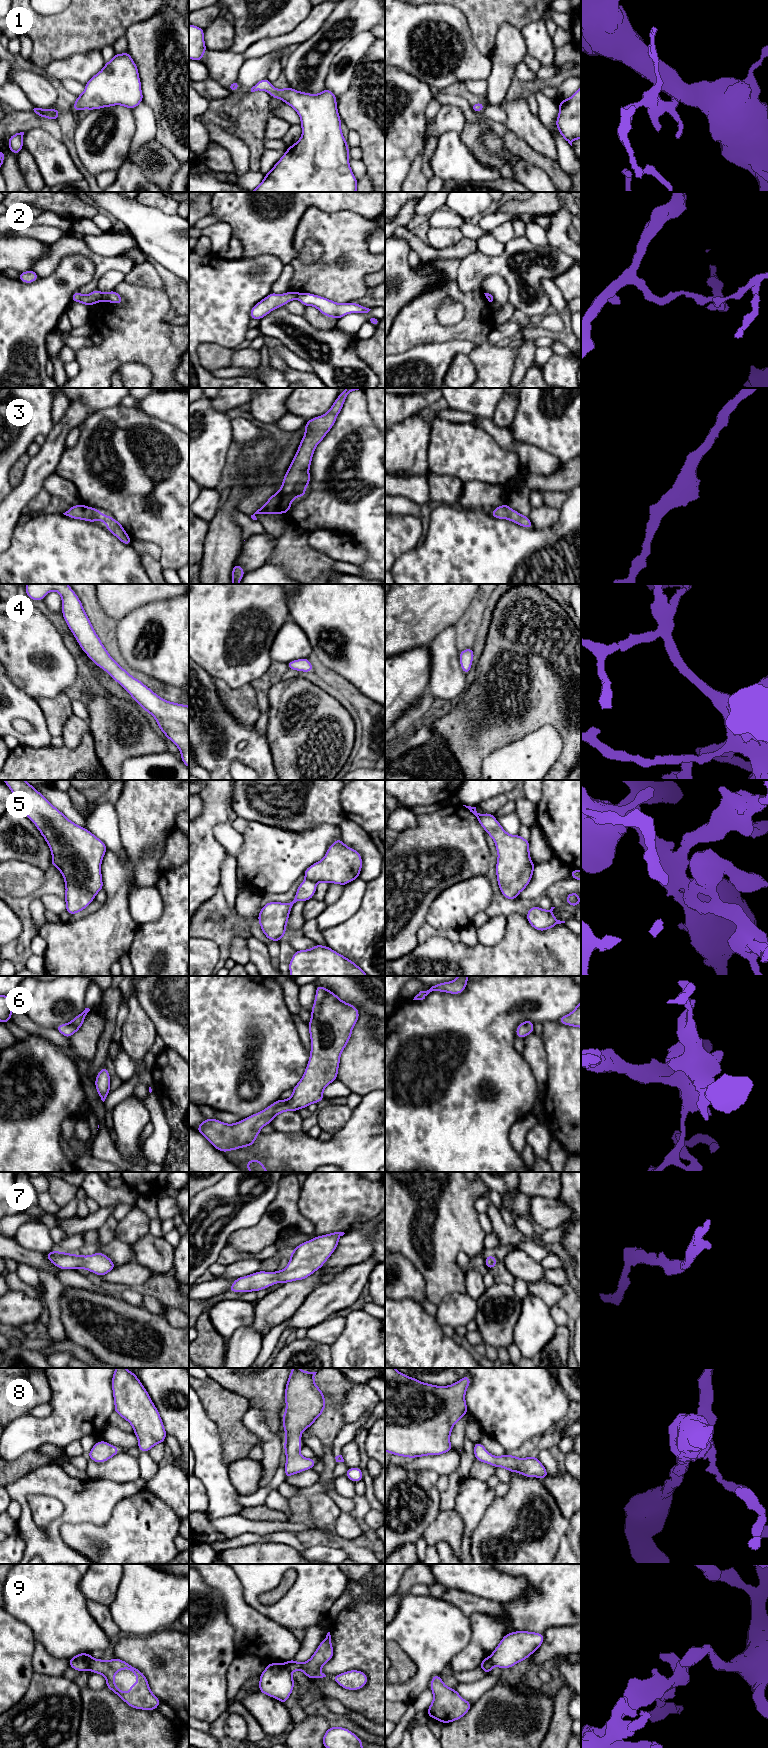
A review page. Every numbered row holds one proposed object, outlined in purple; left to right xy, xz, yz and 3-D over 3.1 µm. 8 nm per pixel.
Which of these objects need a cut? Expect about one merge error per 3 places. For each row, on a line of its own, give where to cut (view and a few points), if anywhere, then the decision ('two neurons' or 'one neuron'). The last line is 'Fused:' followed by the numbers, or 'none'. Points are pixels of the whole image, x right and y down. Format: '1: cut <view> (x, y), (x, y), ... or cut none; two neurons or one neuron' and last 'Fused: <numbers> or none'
1: cut none; one neuron
2: cut xy (103, 293), (101, 300); two neurons
3: cut none; one neuron
4: cut none; one neuron
5: cut none; one neuron
6: cut none; one neuron
7: cut none; one neuron
8: cut none; one neuron
9: cut xy (92, 1658), (87, 1668); two neurons
Fused: 2, 9

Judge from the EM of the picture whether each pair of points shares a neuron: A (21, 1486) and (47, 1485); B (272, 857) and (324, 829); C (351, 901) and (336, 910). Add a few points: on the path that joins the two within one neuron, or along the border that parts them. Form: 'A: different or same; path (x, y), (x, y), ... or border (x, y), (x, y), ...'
A: same; path (27, 1485), (41, 1485)
B: same; path (285, 855), (302, 850), (311, 842)
C: same; path (347, 905), (340, 910)

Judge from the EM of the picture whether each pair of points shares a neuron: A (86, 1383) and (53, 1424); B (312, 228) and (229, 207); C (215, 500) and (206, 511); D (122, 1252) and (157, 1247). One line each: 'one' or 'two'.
A: one
B: two
C: one
D: one

